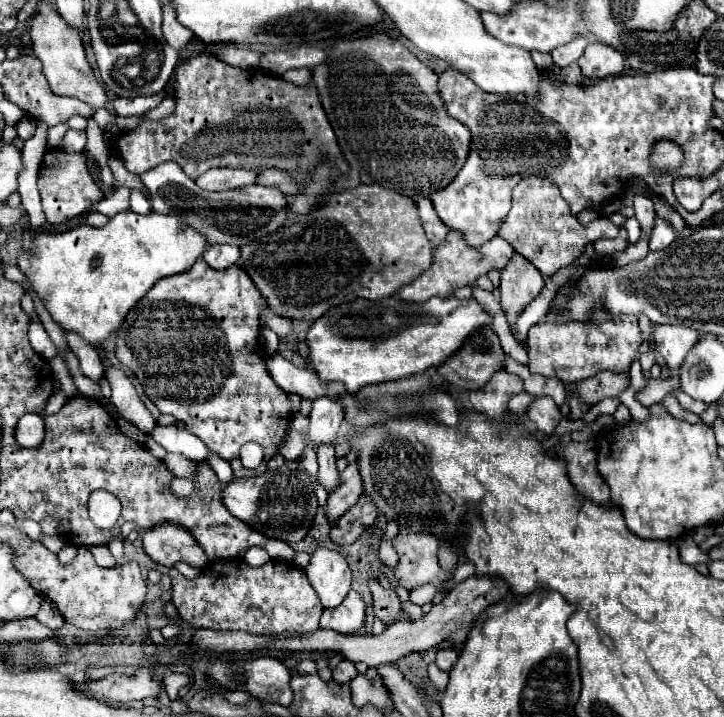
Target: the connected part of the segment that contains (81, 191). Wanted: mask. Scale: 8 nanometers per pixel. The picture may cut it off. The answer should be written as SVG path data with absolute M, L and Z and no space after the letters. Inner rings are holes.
M51 148L45 152L41 172L39 172L39 194L43 202L43 212L49 224L61 224L75 216L79 216L87 208L87 200L99 202L105 198L99 184L91 178L87 170L87 156L85 154L69 154L61 148Z

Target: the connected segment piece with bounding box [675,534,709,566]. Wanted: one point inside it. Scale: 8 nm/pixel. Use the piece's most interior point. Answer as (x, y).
(689, 551)

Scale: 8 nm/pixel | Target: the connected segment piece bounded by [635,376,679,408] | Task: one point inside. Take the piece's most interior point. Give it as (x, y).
(656, 389)

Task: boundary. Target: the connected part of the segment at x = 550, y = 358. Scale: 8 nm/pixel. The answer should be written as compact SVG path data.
M551 310L543 324L535 324L529 330L527 354L529 354L529 372L541 376L555 376L569 382L581 382L597 372L609 370L617 374L627 374L633 360L637 358L639 346L643 342L641 330L635 316L607 318L605 310L593 312L593 322L565 322L559 310Z

